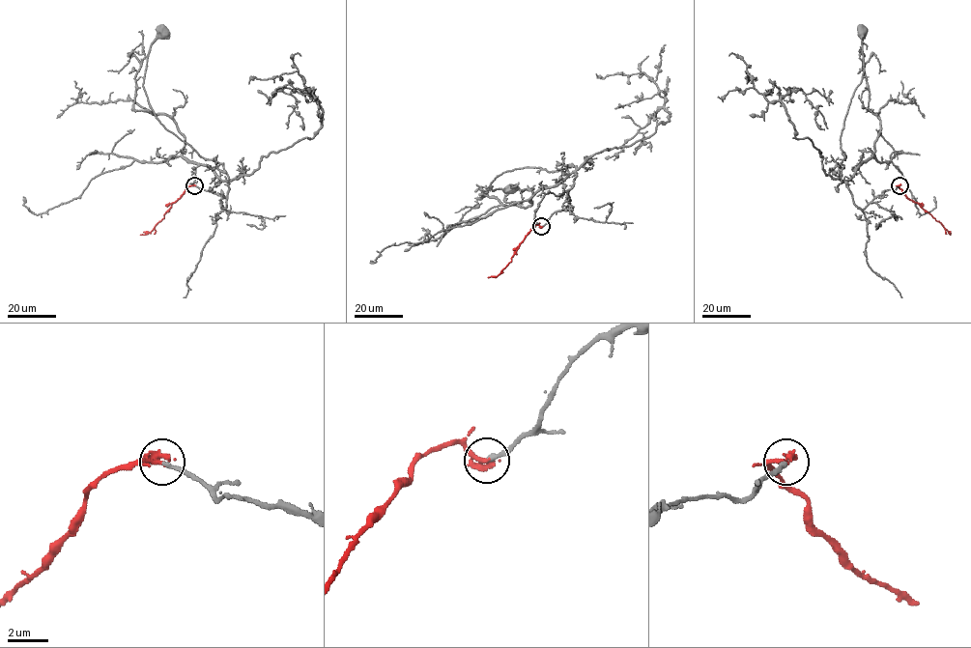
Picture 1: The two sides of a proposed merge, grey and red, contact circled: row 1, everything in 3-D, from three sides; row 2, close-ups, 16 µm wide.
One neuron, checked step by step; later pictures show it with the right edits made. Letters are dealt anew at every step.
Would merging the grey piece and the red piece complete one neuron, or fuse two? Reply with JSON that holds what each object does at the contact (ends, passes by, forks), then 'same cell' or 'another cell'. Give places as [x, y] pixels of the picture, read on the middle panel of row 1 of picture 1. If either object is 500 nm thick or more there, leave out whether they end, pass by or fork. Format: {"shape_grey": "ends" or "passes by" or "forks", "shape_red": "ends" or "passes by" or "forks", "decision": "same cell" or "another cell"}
{"shape_grey": "ends", "shape_red": "ends", "decision": "same cell"}

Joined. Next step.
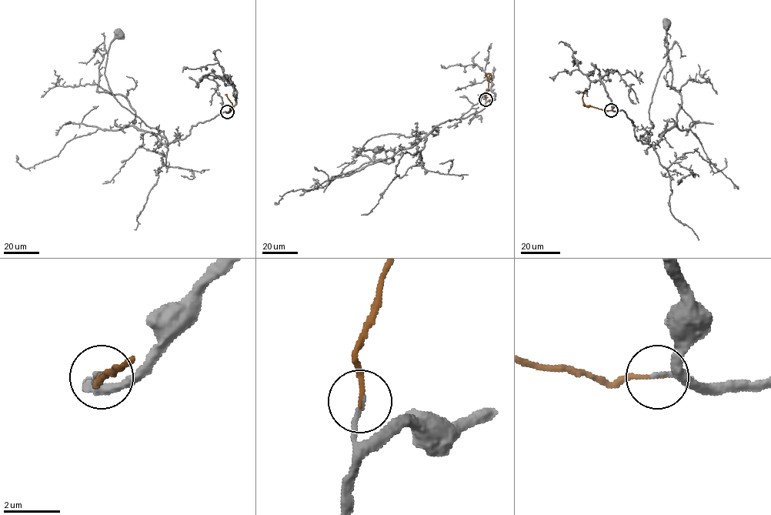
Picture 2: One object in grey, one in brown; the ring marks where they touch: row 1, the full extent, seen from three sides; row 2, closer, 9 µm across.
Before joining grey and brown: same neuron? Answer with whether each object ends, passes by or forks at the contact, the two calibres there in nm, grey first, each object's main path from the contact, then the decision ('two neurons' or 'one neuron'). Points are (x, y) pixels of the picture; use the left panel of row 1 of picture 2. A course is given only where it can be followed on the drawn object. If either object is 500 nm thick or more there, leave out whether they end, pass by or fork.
grey ends | brown ends | 150/140 nm | grey via (228, 112), (167, 143), (162, 132), (123, 106), (108, 86), (108, 50), (118, 34) | brown via (227, 112), (231, 102), (225, 95) | one neuron

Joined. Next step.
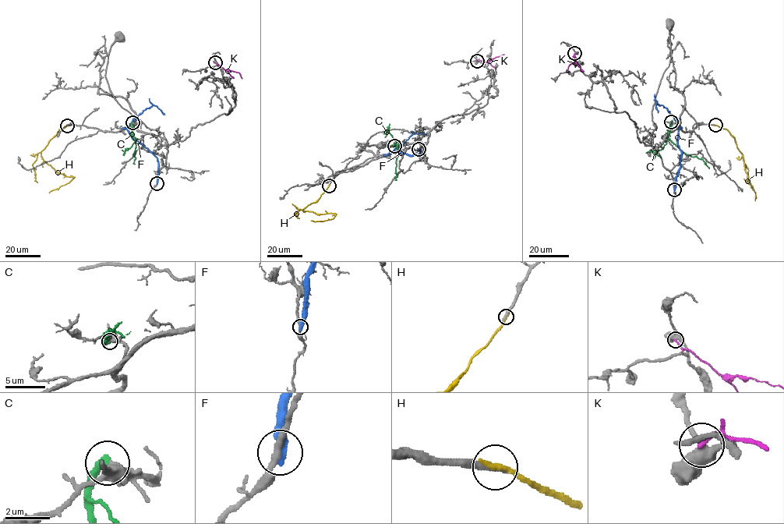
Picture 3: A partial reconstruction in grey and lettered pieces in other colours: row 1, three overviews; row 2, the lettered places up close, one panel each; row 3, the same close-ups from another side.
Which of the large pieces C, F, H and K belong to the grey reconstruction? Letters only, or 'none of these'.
none of these

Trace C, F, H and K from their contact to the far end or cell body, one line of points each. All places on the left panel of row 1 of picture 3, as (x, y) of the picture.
C: (132, 122), (131, 127), (135, 138), (135, 164)
F: (157, 183), (158, 160), (133, 138), (128, 127), (143, 111), (153, 105), (164, 115)
H: (67, 125), (51, 139), (40, 155), (58, 172), (74, 178), (49, 192)
K: (215, 62), (224, 69), (238, 72), (242, 78)

